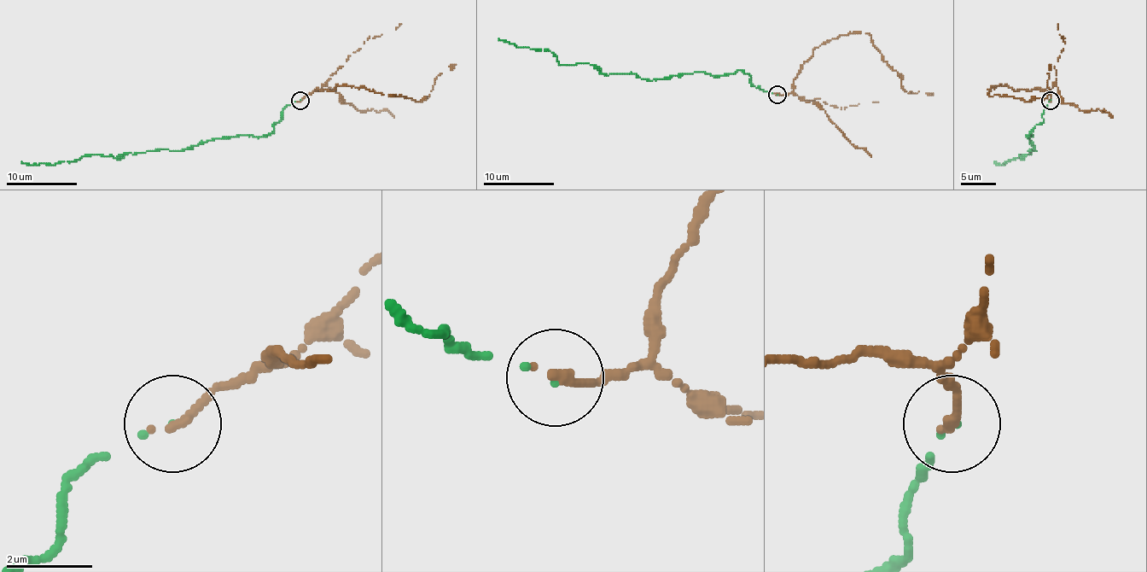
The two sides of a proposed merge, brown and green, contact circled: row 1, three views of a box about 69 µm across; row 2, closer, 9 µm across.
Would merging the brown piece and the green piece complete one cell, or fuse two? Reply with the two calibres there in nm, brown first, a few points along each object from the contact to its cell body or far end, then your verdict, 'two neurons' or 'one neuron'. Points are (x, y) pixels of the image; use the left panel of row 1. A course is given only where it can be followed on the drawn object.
240 nm thick on the brown side, 90 nm on the other; brown runs (300, 100), (316, 89), (332, 90), (339, 85), (363, 87), (420, 102), (433, 89), (436, 77), (456, 64); green runs (300, 100), (282, 110), (274, 130), (263, 137), (236, 135), (180, 151), (84, 156), (51, 165), (21, 161); one neuron

